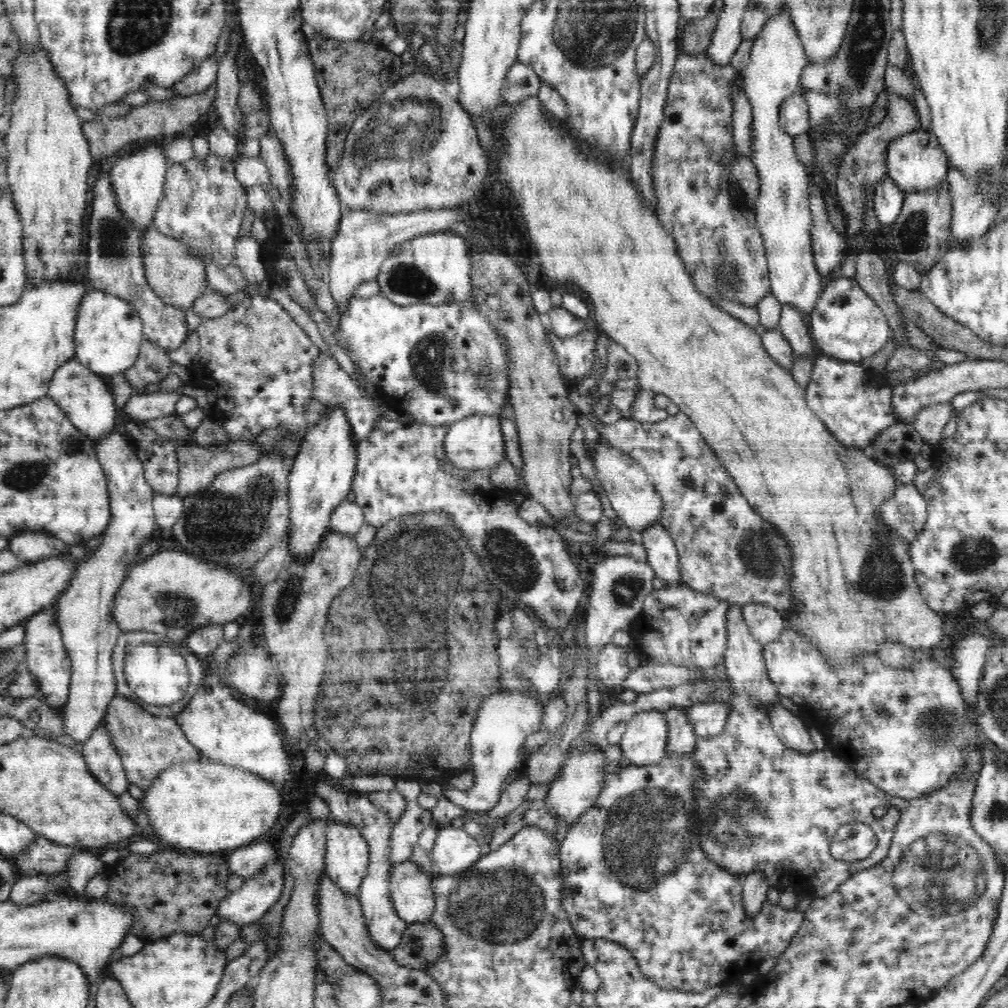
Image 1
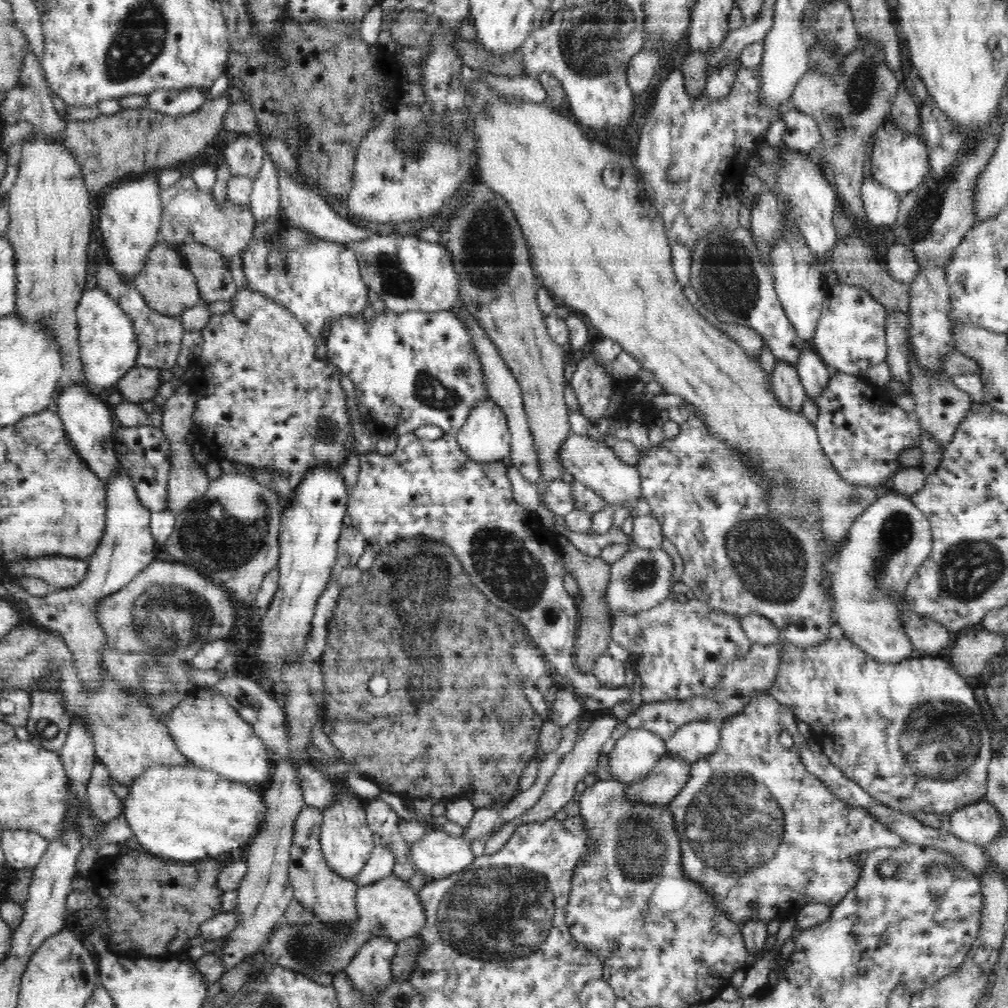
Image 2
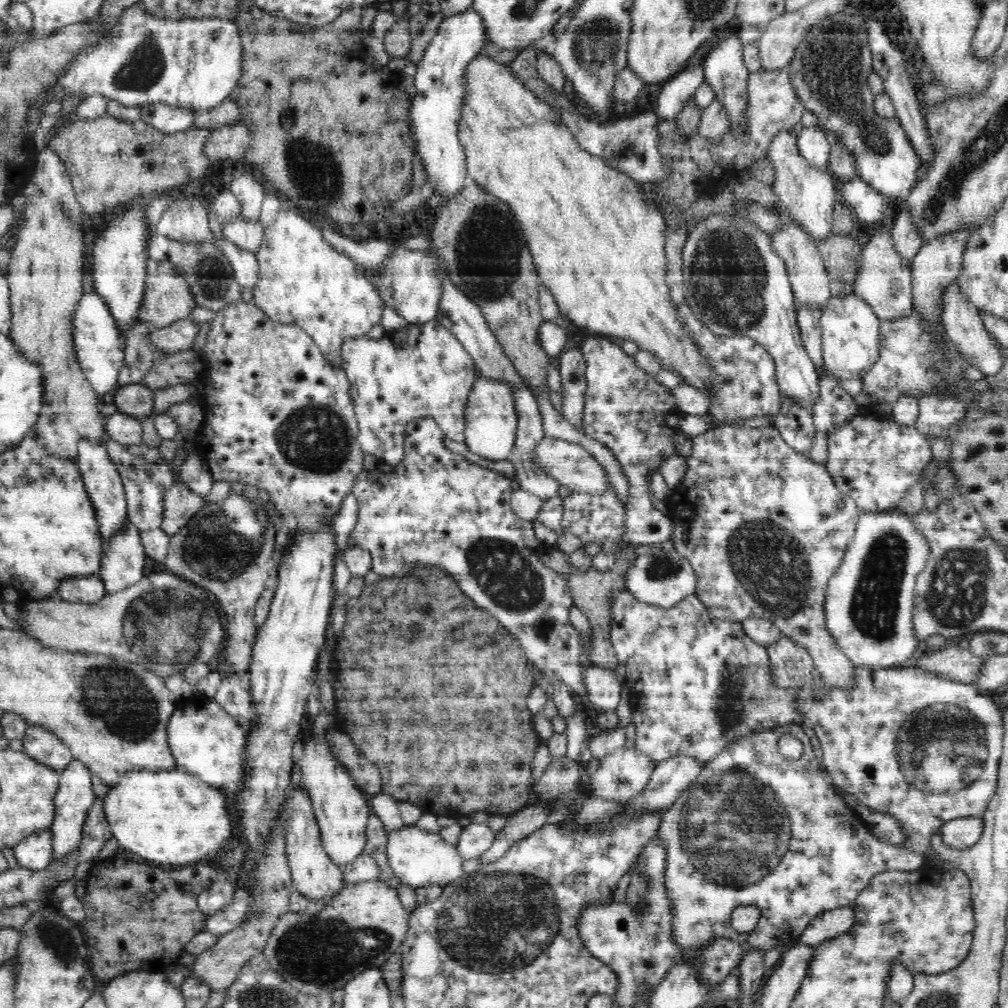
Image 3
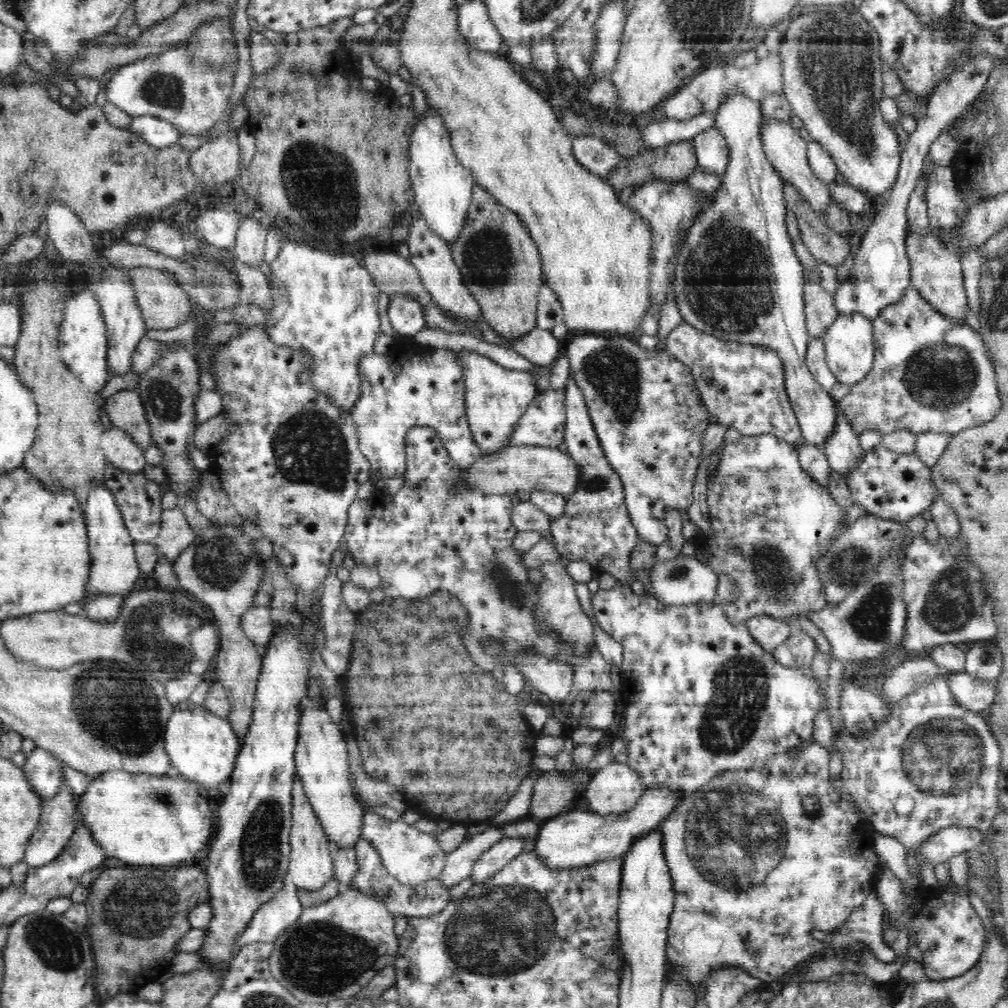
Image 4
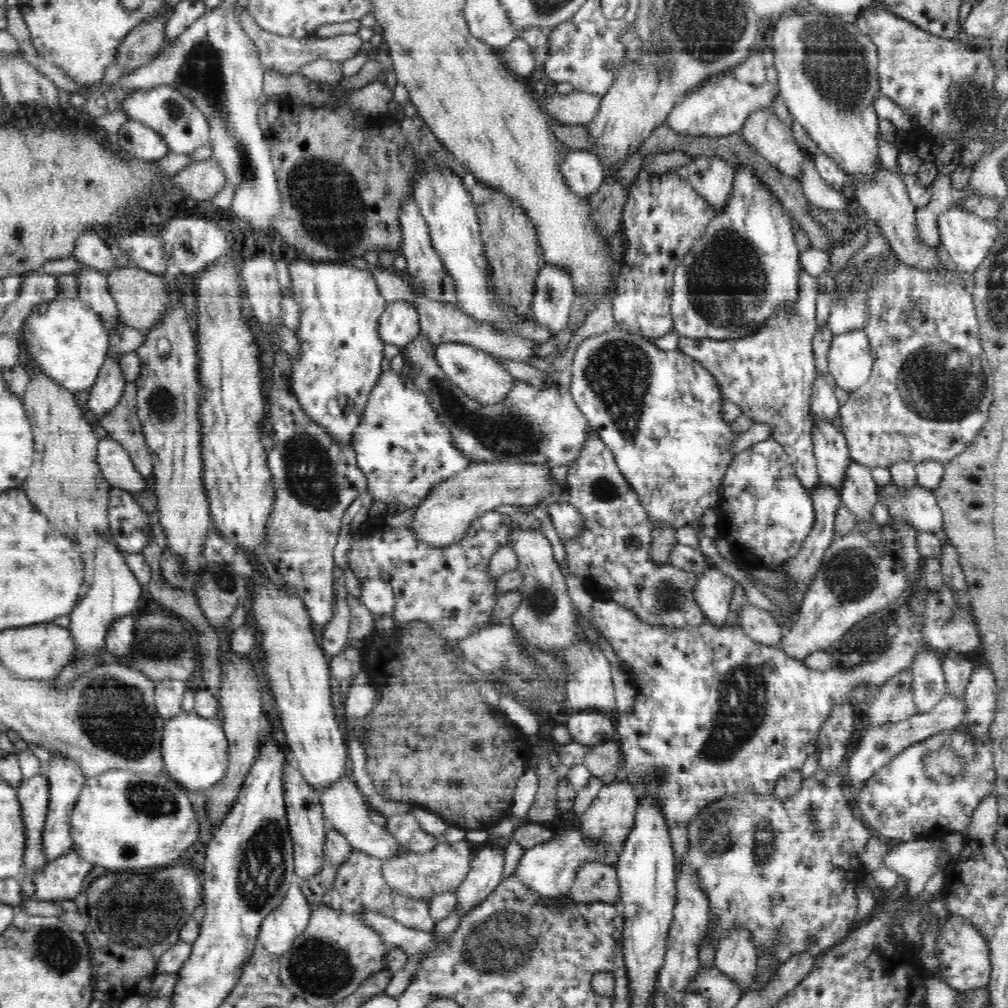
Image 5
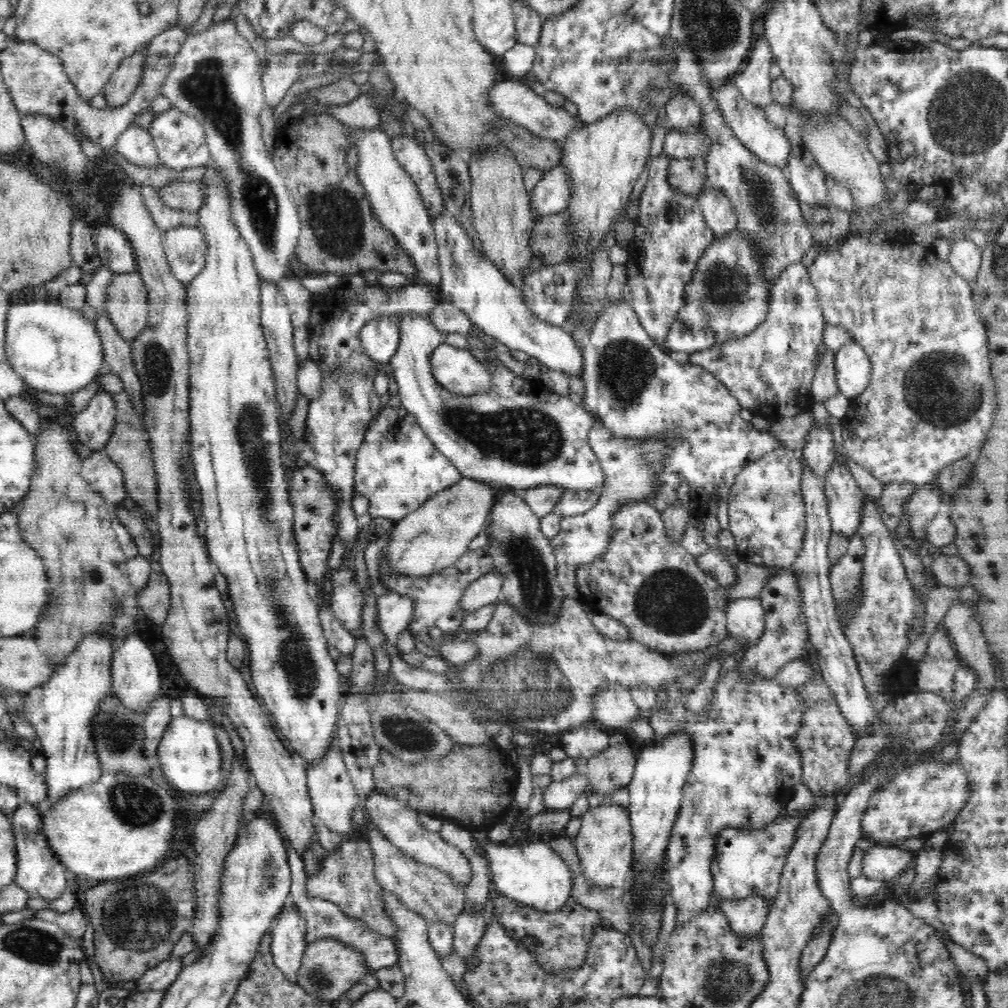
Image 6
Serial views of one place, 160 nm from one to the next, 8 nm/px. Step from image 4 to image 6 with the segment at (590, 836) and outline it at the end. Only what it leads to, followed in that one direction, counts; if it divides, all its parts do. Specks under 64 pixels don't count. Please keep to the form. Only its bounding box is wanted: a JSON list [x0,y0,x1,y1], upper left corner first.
[477,842,571,912]

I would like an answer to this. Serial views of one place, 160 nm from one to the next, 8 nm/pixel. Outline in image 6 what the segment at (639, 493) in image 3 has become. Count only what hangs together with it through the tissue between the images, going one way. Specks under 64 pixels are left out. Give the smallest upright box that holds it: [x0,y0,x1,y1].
[582,302,783,520]

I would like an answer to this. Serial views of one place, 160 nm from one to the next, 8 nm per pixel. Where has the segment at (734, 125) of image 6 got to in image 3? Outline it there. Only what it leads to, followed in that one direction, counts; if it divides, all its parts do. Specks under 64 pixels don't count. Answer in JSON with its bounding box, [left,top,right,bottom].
[767,130,839,239]

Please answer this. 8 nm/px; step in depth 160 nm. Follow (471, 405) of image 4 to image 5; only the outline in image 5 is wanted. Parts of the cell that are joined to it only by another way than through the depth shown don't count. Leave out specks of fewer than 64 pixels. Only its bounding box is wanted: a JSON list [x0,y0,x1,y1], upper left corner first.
[435,342,517,406]

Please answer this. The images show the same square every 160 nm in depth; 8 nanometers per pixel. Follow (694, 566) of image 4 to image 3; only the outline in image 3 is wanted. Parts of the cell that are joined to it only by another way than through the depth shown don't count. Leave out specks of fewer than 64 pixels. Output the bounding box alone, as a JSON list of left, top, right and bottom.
[625,548,697,608]

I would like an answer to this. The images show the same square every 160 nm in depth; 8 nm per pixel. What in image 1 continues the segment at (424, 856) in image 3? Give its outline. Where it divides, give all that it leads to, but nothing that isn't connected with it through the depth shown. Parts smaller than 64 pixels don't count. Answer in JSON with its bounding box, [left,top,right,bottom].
[429,827,483,875]

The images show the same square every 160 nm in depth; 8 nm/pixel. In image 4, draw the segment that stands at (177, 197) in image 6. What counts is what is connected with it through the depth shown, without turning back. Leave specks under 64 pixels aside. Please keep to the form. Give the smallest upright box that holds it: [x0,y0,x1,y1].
[190,129,240,185]

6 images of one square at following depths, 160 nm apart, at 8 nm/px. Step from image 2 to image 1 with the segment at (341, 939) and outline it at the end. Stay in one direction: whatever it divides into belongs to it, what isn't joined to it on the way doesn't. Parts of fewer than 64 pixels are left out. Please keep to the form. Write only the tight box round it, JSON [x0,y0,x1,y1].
[390,860,435,924]

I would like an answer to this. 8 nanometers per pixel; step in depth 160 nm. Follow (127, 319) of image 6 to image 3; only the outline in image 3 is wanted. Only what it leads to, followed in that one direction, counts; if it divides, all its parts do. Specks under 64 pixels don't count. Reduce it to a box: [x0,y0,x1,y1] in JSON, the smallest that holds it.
[138,258,197,329]

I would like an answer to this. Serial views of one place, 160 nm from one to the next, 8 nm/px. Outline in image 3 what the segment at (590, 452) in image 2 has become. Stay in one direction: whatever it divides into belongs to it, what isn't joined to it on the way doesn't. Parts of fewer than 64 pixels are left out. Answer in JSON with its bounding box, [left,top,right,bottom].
[534,436,611,495]

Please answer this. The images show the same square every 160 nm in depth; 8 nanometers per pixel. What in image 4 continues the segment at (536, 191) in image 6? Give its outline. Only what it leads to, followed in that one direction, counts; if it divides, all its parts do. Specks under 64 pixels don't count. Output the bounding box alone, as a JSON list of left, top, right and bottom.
[572,136,626,177]

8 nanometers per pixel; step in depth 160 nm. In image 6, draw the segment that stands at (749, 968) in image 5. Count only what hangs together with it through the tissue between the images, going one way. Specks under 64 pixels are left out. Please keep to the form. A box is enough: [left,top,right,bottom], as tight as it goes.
[716,895,770,938]

